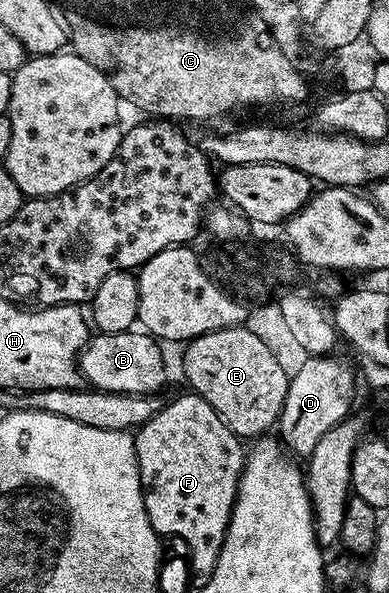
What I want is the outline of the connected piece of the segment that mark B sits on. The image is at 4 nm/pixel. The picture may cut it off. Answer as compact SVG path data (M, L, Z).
M145 330L95 335L80 353L85 383L99 392L118 392L121 396L158 394L166 380L166 360L161 347Z

